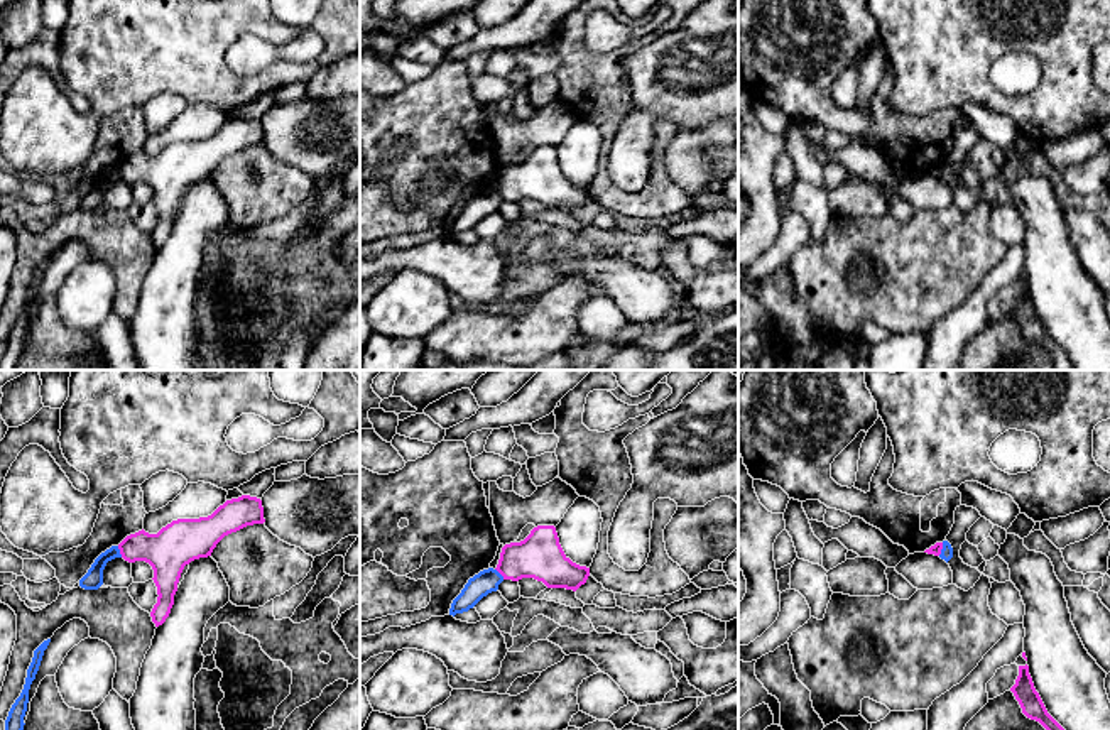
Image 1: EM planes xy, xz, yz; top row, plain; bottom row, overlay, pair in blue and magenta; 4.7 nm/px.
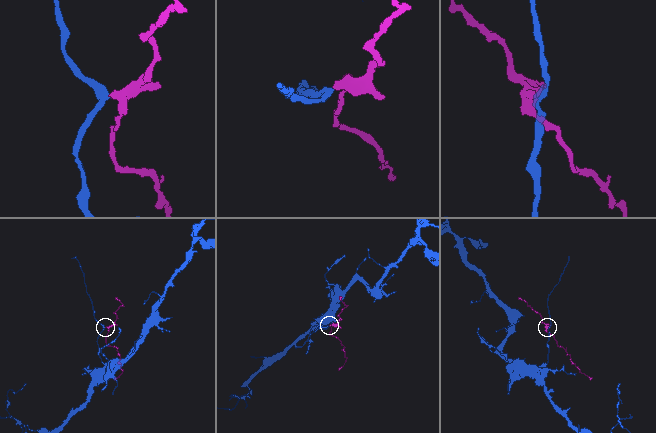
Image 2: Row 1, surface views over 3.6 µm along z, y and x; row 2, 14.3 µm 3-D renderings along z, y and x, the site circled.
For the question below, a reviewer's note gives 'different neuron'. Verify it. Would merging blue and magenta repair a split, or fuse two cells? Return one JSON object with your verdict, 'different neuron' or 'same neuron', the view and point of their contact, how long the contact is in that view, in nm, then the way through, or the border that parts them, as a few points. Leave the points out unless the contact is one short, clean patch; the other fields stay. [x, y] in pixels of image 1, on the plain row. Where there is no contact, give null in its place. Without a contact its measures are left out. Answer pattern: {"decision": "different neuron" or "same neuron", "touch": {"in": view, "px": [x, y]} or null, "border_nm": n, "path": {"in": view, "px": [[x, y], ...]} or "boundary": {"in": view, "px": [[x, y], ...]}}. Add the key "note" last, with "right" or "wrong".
{"decision": "different neuron", "touch": {"in": "xy", "px": [119, 173]}, "border_nm": 60, "boundary": {"in": "xy", "px": [[117, 168], [122, 178]]}, "note": "right"}

